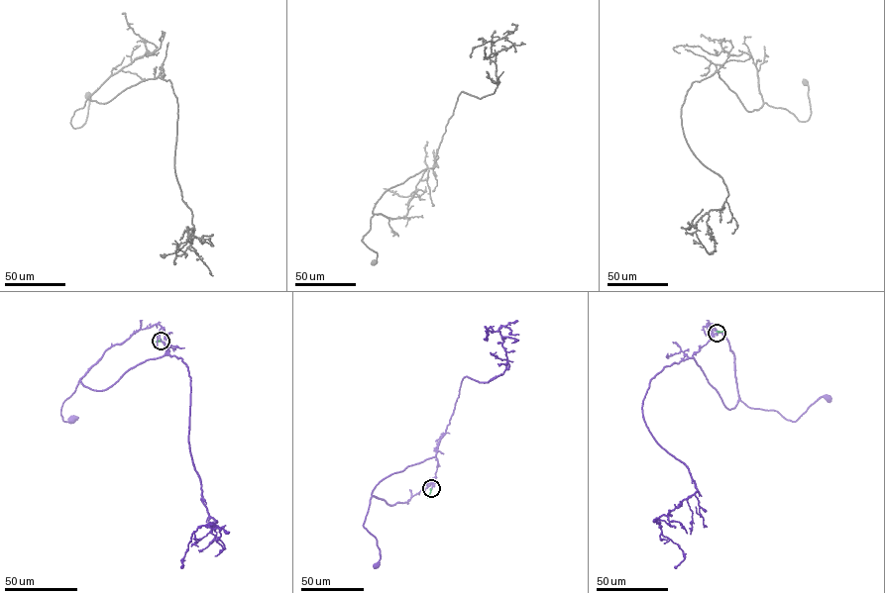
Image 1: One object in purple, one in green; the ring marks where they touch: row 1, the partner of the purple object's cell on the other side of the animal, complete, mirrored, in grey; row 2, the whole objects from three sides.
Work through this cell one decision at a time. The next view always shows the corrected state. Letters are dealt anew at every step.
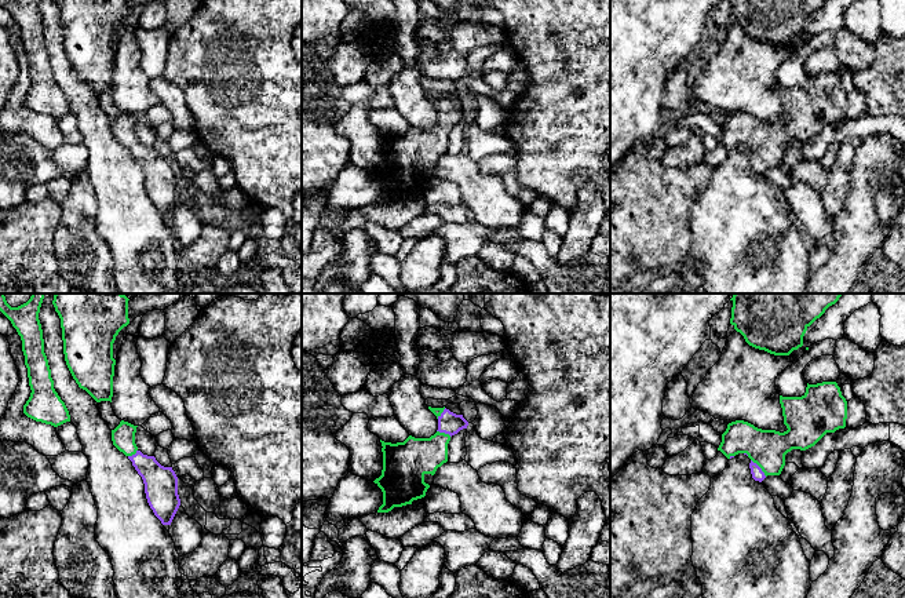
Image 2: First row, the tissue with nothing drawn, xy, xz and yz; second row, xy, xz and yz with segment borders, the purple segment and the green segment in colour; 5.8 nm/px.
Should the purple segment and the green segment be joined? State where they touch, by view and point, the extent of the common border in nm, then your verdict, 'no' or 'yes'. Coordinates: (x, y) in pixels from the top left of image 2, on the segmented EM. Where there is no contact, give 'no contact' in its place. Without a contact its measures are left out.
meets purple in yz at (759, 467); contact 140 nm long; yes

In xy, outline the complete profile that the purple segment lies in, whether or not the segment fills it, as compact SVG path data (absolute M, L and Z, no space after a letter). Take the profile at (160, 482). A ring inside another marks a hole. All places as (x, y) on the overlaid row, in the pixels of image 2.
M121 420L112 430L113 445L131 462L145 484L150 508L163 525L171 525L179 506L178 477L172 467L161 466L154 456L143 455L135 444L136 427Z

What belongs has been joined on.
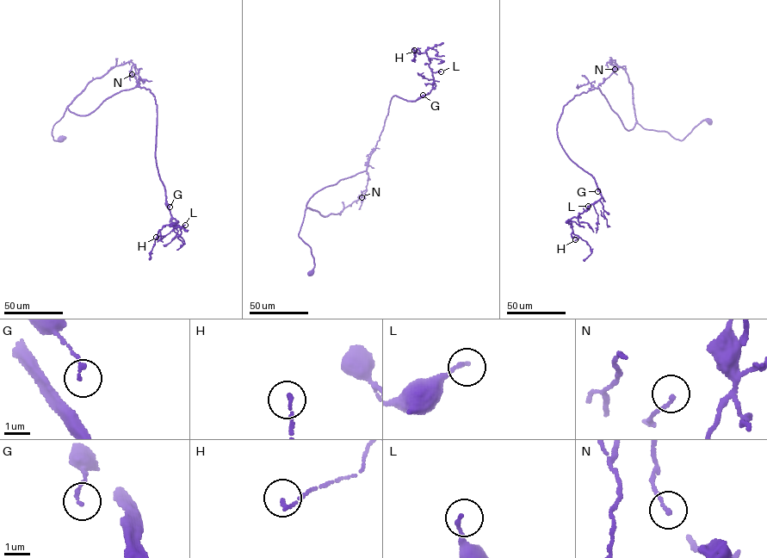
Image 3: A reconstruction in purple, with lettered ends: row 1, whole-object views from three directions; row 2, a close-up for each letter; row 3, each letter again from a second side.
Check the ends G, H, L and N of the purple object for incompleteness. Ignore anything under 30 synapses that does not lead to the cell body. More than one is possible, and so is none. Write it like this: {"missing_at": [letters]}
{"missing_at": []}

